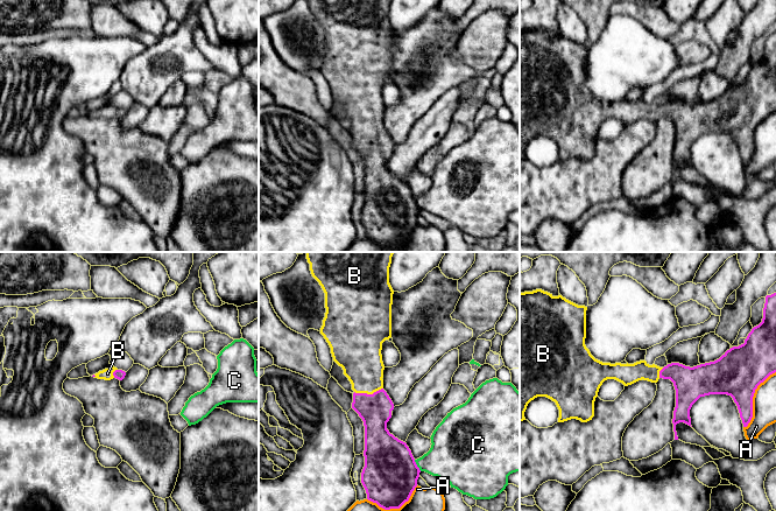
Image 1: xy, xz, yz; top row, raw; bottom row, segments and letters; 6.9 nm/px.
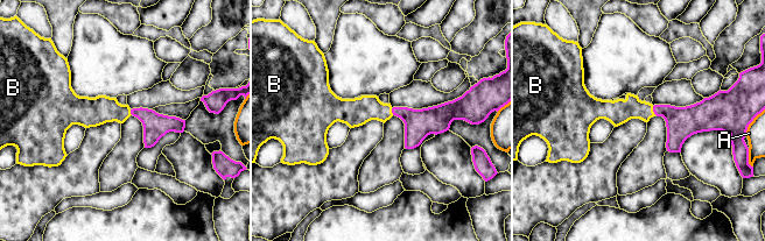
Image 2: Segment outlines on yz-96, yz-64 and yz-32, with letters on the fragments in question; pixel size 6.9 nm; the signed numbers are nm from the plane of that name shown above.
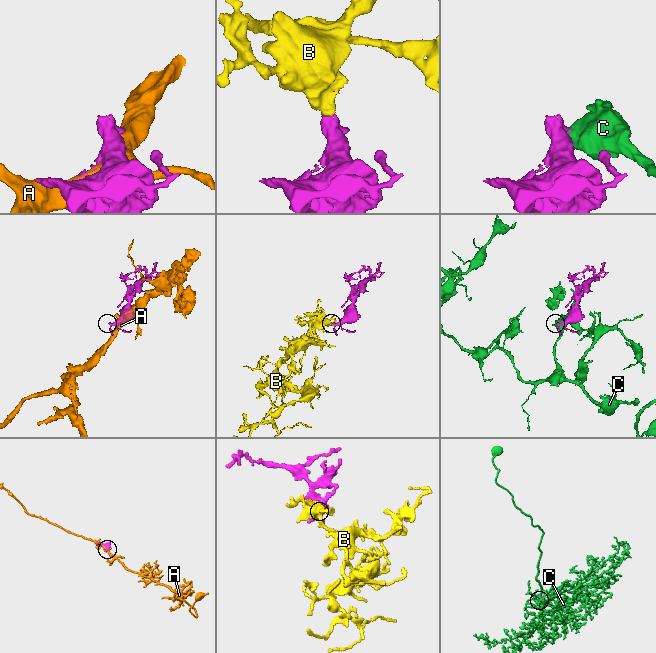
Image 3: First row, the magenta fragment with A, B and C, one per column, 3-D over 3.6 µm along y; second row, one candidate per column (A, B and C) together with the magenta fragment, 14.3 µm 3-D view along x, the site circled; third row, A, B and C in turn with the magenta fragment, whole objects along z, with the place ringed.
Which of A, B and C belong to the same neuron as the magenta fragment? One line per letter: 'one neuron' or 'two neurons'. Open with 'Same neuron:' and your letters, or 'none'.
Same neuron: B
A: two neurons
B: one neuron
C: two neurons

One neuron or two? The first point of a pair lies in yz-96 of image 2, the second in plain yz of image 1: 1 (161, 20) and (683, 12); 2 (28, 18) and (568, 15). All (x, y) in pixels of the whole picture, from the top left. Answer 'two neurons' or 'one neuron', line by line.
1: two neurons
2: one neuron

